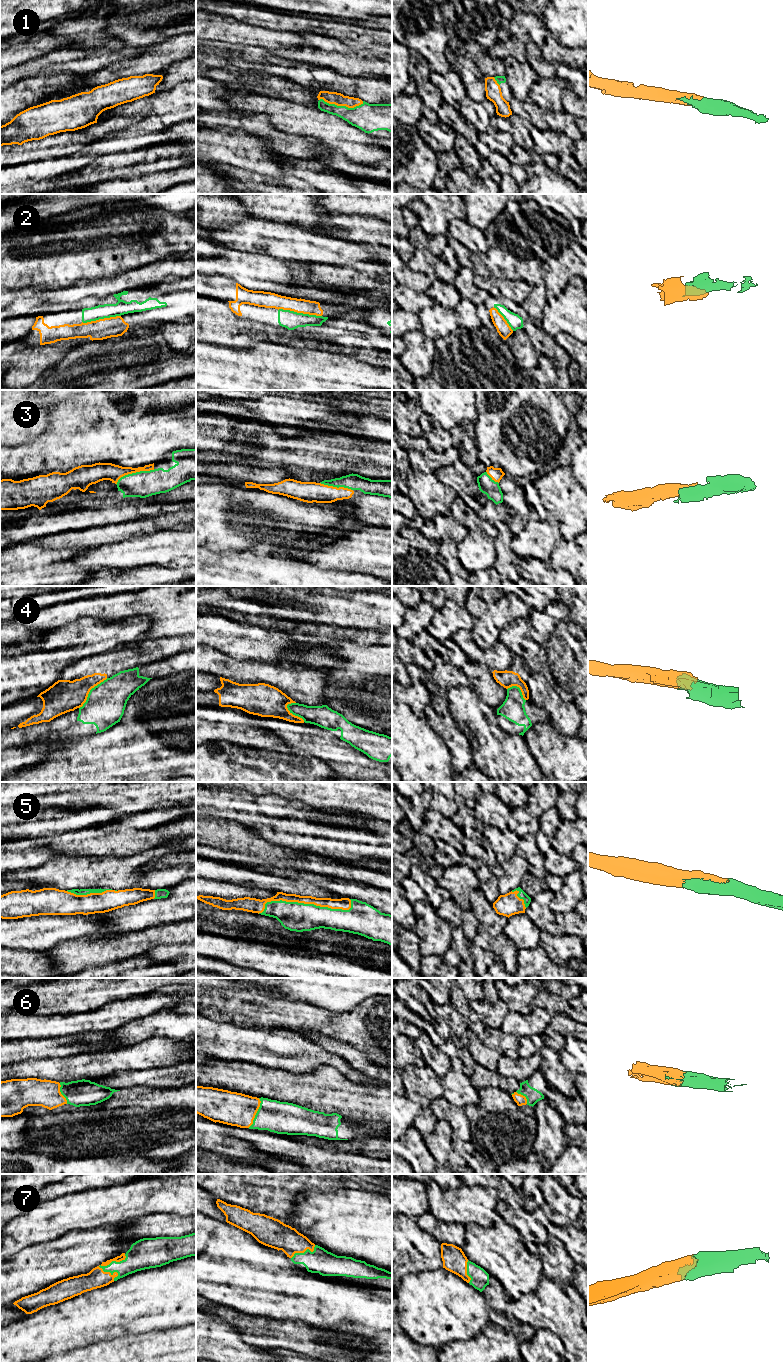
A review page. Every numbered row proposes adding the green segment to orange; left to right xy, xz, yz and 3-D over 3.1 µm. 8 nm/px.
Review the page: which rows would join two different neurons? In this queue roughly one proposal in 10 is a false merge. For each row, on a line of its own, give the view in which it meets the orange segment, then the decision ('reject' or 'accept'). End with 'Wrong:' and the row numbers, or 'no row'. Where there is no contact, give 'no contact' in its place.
1: xz | accept
2: xz | accept
3: xy | accept
4: xy | reject
5: xz | accept
6: xz | accept
7: xy | accept
Wrong: 4

